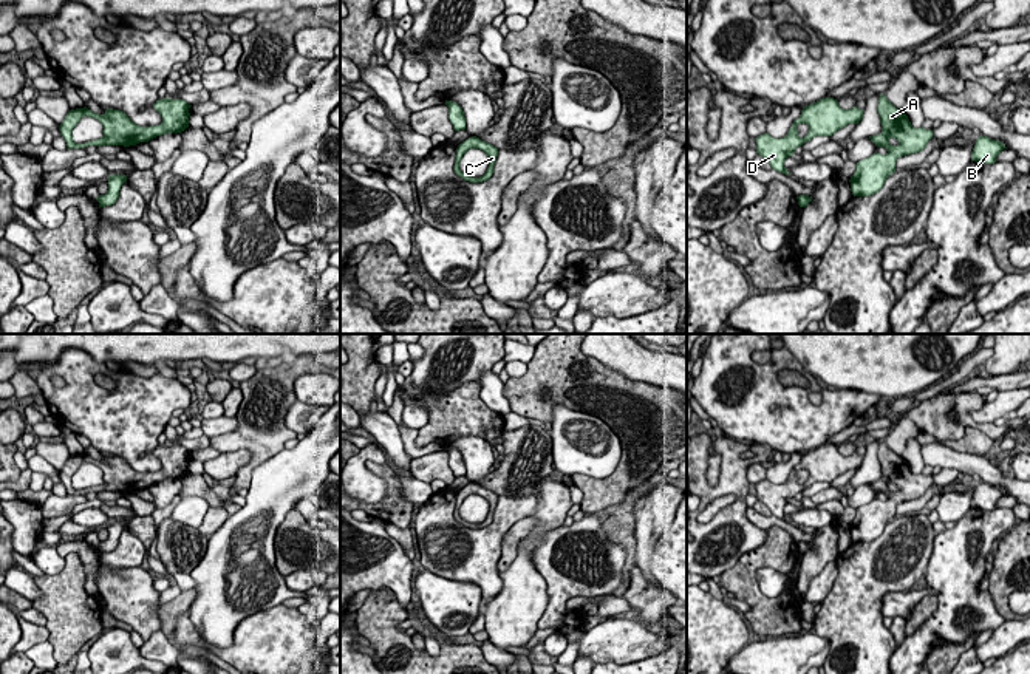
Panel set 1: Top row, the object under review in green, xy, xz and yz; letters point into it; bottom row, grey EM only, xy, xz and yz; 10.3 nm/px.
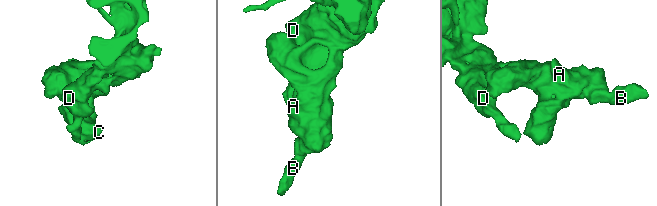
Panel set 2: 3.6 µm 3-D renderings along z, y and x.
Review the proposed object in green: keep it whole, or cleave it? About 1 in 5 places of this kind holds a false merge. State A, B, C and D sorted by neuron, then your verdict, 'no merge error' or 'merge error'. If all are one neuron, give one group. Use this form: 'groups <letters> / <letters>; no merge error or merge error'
groups A B C D; no merge error

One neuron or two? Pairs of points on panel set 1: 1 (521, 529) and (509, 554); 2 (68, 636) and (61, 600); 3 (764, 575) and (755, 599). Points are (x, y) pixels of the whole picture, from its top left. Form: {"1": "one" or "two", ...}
{"1": "one", "2": "one", "3": "two"}

